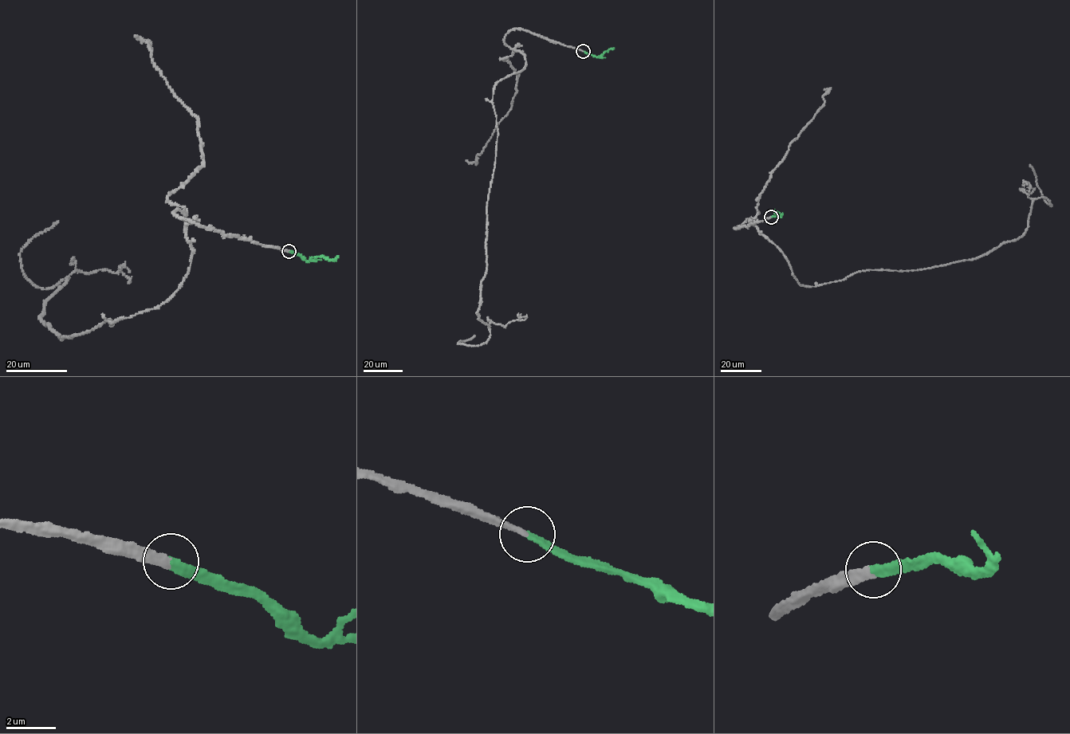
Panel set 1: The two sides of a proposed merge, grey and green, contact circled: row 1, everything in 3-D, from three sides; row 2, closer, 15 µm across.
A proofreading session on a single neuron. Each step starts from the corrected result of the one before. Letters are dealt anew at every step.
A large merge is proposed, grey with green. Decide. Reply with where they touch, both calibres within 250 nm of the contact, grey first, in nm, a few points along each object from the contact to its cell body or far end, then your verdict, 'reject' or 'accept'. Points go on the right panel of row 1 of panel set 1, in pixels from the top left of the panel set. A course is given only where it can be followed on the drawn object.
place (771, 217); calibres 280 and 300 nm; course grey (771, 216), (734, 229), (753, 221), (804, 286), (945, 265), (1017, 240), (1036, 198), (1052, 205), (1029, 164); course green (771, 216), (781, 216), (774, 213), (774, 209); accept

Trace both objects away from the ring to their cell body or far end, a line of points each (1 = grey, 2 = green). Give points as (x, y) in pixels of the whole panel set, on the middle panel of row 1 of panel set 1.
1: (583, 51), (522, 29), (505, 37), (526, 64), (493, 90), (477, 311), (489, 335), (458, 343), (474, 335)
2: (583, 51), (598, 57), (614, 48)

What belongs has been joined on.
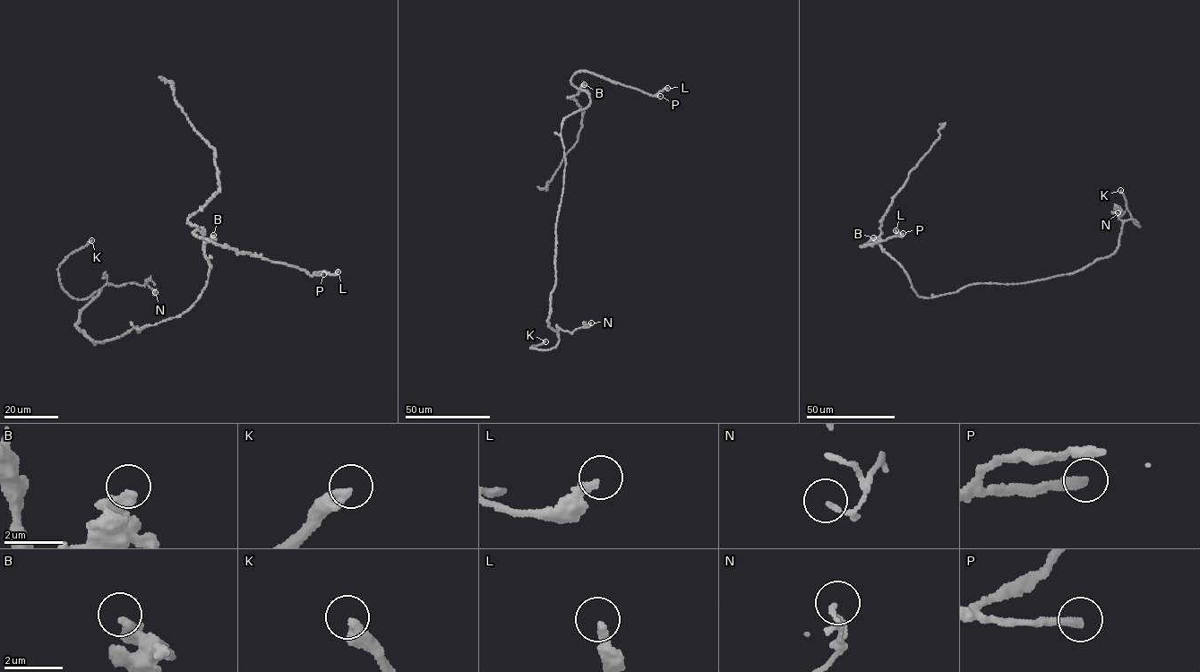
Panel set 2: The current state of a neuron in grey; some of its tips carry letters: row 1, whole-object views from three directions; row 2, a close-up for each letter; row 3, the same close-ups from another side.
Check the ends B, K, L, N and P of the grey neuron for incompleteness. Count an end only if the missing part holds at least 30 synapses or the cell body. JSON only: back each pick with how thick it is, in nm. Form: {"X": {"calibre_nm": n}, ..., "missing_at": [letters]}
{"K": {"calibre_nm": 400}, "P": {"calibre_nm": 280}, "missing_at": ["K", "P"]}

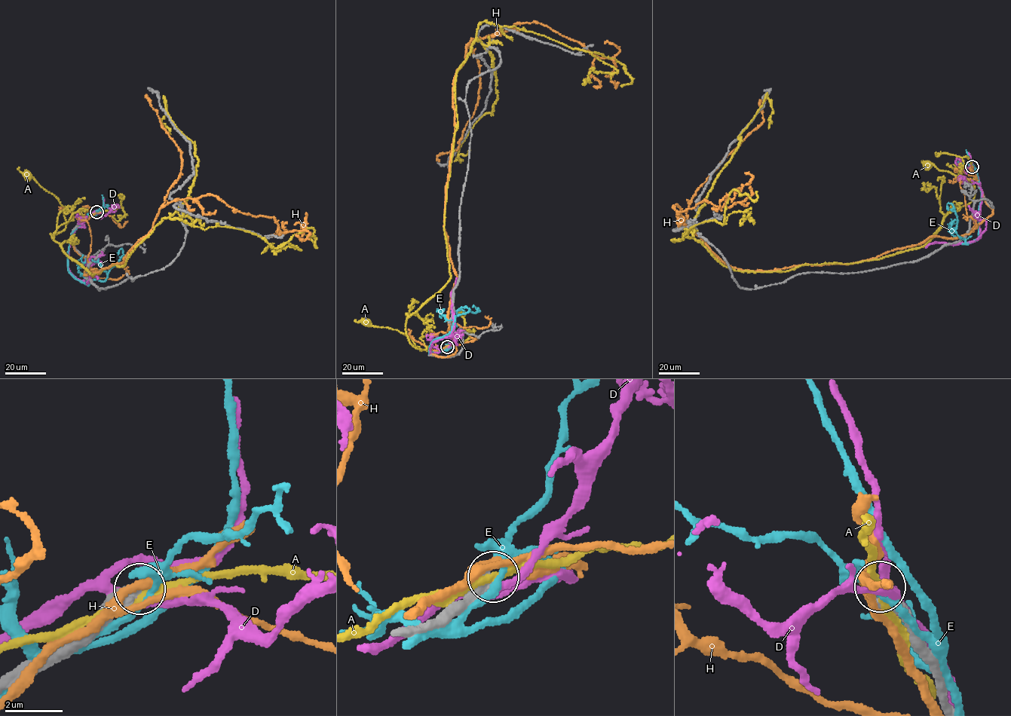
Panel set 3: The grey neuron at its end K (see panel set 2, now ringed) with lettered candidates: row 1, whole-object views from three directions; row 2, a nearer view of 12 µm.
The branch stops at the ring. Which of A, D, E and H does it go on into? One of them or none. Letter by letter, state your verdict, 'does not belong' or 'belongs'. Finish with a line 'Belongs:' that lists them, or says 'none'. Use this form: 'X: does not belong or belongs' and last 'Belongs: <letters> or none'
A: does not belong
D: does not belong
E: does not belong
H: does not belong
Belongs: none

